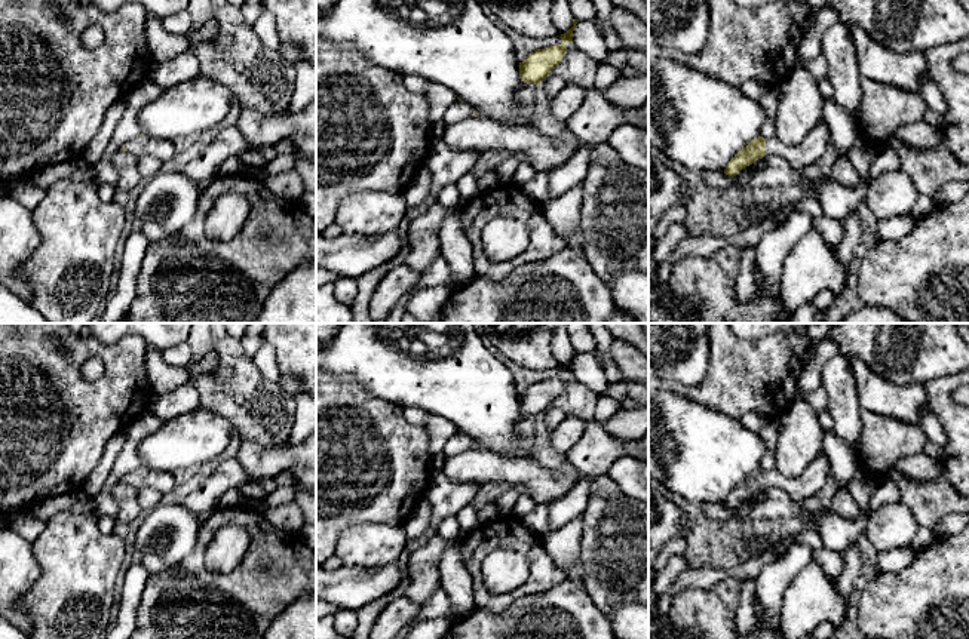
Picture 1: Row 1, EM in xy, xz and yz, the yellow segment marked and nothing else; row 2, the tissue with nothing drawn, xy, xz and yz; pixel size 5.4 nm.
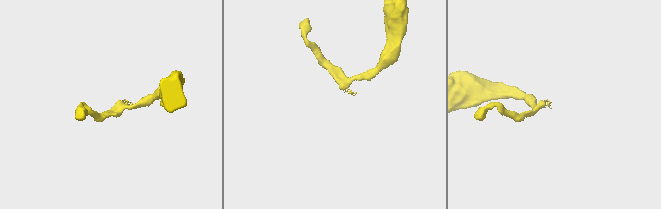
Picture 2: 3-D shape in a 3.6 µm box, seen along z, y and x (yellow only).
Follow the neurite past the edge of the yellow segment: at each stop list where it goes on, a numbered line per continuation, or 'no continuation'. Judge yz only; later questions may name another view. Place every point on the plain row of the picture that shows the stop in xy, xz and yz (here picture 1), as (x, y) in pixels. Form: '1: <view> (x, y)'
1: yz (813, 478)

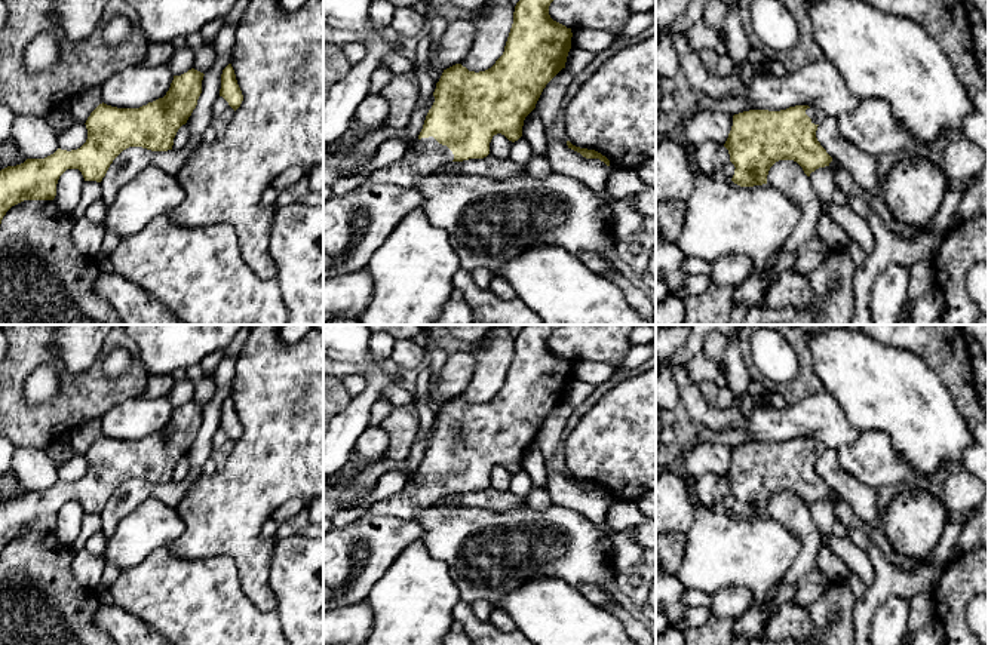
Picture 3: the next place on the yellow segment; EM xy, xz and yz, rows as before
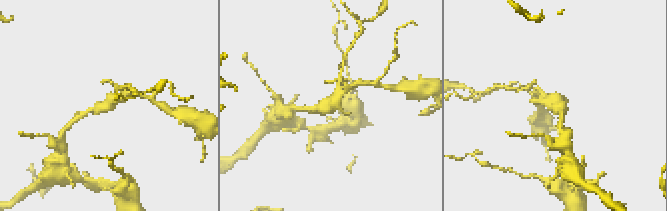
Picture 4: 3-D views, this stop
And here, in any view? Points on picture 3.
1: xz (427, 487)

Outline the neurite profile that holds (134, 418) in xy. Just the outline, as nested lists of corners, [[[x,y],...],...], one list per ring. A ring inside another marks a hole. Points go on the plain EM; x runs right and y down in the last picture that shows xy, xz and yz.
[[[129,397],[102,414],[102,434],[117,440],[139,440],[163,430],[172,412],[168,397]]]

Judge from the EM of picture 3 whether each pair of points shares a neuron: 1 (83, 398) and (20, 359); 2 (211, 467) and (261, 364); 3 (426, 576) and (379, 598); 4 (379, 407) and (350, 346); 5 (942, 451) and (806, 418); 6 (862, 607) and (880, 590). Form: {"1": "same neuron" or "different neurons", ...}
{"1": "same neuron", "2": "different neurons", "3": "same neuron", "4": "different neurons", "5": "different neurons", "6": "same neuron"}

